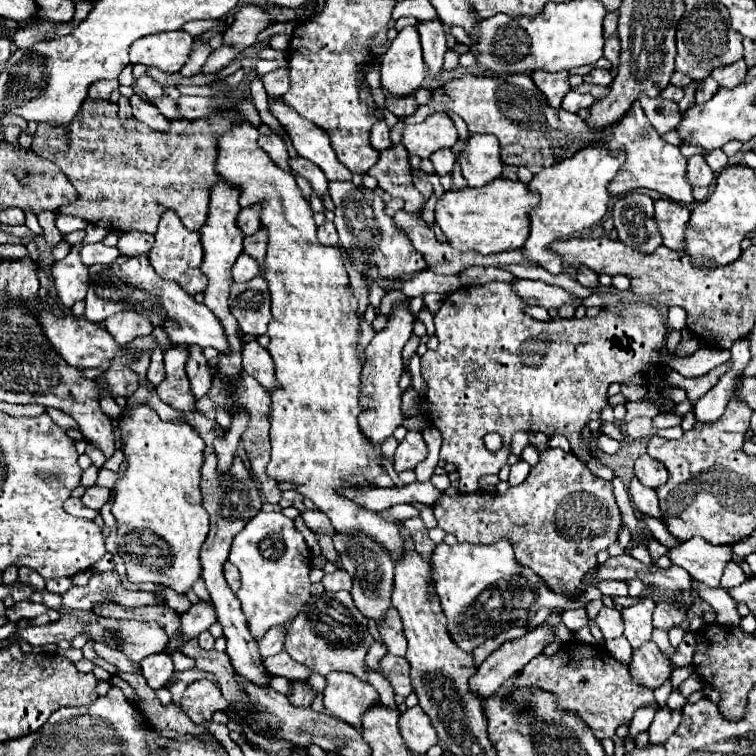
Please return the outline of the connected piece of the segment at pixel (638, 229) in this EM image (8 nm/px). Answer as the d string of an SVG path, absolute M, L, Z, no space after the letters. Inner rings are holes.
M629 192L617 198L613 220L619 240L645 254L655 252L663 242L655 220L653 200L643 192Z

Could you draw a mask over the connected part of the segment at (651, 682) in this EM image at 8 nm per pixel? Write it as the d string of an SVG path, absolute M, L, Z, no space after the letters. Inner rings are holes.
M651 640L645 642L637 652L633 652L629 670L633 680L649 690L657 690L671 678L669 658Z

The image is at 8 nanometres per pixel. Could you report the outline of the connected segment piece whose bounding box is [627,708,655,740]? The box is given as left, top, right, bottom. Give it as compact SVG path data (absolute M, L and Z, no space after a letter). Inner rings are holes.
M639 708L635 712L631 724L629 724L629 736L627 736L627 740L635 740L641 732L645 732L649 728L653 716L655 716L655 710L653 708Z

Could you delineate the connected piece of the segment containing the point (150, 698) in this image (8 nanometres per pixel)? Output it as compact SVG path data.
M119 672L117 676L123 680L127 680L139 696L139 710L141 714L153 724L153 728L165 736L165 738L177 738L181 734L193 734L197 738L203 736L203 746L211 748L211 750L219 750L221 744L209 734L209 728L203 726L195 726L181 710L179 706L171 704L167 708L163 708L155 696L155 690L151 690L147 686L147 682L143 682L141 673Z

